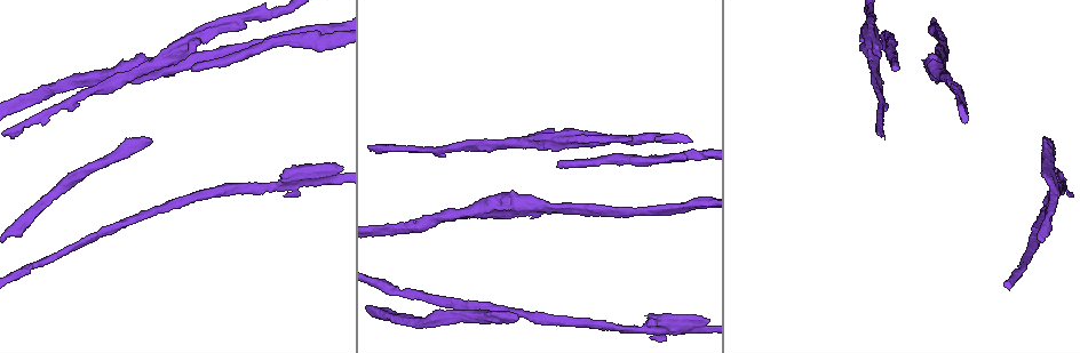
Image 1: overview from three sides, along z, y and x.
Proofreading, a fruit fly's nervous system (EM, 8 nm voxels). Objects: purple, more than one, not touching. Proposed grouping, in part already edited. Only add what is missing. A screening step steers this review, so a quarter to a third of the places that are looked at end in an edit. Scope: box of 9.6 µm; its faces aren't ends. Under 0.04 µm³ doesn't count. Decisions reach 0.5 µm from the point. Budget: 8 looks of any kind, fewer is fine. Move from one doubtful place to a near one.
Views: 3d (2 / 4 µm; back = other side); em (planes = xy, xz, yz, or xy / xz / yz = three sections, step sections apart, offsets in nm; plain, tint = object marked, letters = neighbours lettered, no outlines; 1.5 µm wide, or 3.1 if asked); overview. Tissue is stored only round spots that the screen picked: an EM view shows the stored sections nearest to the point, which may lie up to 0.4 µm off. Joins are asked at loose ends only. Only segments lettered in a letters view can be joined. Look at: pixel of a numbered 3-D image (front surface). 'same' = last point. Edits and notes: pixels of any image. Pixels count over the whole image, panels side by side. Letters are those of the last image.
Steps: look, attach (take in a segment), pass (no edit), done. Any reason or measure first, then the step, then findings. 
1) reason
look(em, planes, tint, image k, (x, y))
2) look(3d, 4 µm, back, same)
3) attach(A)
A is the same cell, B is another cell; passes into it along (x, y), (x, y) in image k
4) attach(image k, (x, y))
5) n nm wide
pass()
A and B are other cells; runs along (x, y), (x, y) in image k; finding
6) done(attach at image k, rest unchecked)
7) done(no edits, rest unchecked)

stops while still wide
look(3d, 2 µm, image 1, (499, 217))

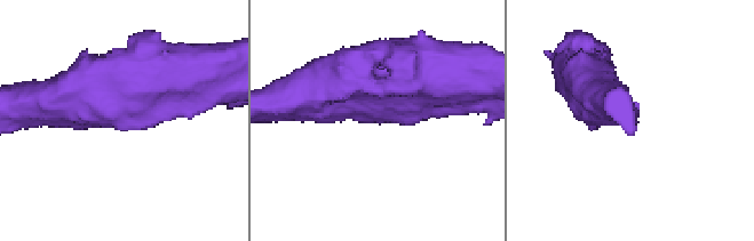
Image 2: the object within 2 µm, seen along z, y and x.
look(em, xy, step 8, tint, image 2, (375, 122))

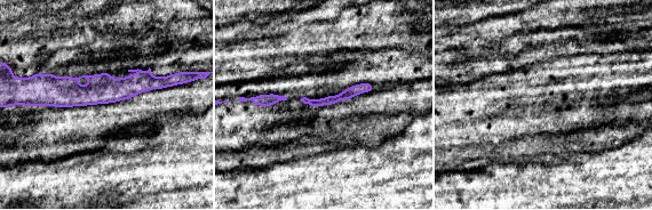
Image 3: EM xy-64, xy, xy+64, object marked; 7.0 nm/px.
what lies round it
look(em, xy, step 8, letters, same)

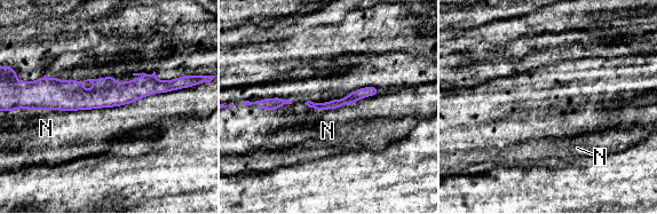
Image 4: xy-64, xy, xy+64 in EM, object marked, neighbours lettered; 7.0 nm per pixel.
pass()
N is another cell; runs along (174, 86), (41, 95) in image 4; no lettered segment goes on from it

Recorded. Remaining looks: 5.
end of a long branch
look(3d, 2 µm, image 1, (517, 316))

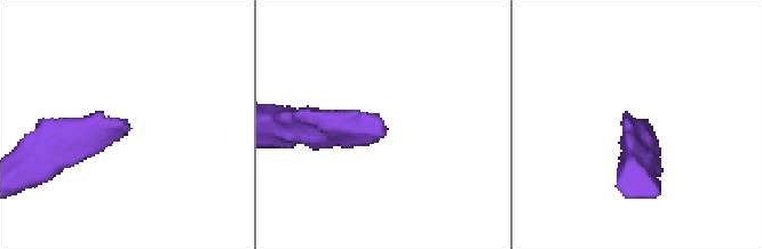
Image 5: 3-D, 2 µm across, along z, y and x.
look(em, planes, letters, image 5, (128, 127))

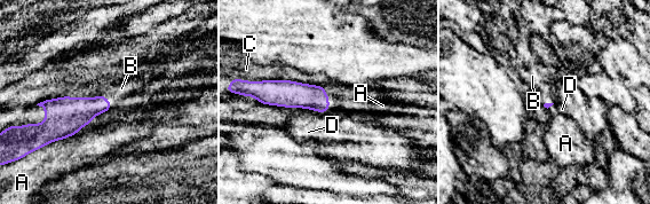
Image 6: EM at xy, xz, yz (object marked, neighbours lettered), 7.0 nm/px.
attach(B)
B is the same cell, A, C and D are other cells; passes into it along (65, 116), (82, 97), (117, 89) in image 6; the neuron continues

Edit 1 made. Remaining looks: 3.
an open end
look(em, xz, step 8, letters, image 1, (679, 331))

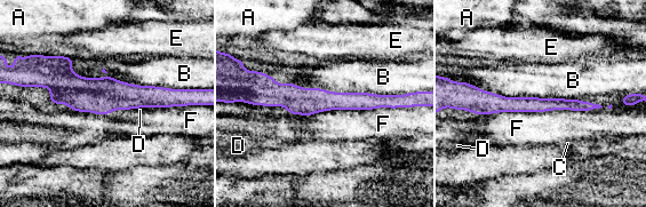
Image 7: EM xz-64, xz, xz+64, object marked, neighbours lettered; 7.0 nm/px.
pass()
A, B, C, D, E and F are other cells; none of them fits

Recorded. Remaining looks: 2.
done(attach at image 6, rest unchecked)

